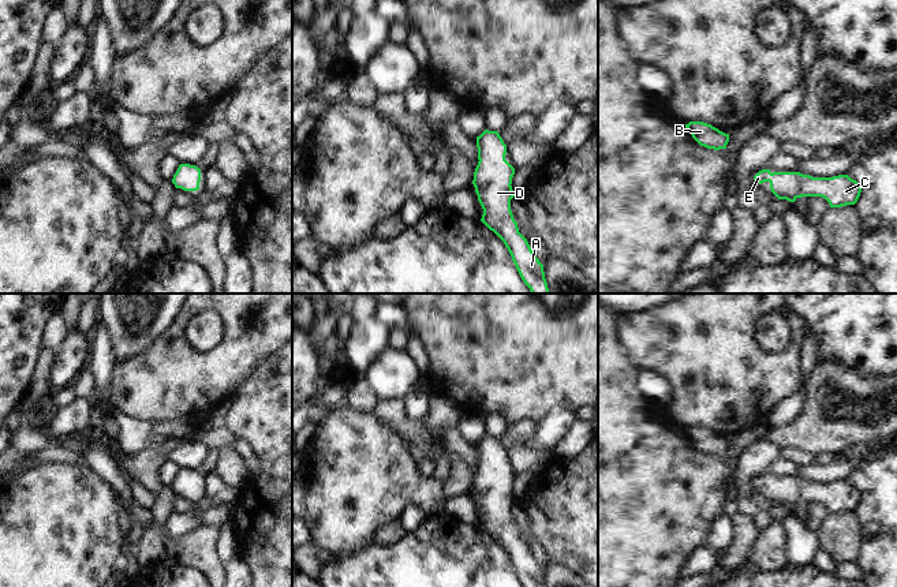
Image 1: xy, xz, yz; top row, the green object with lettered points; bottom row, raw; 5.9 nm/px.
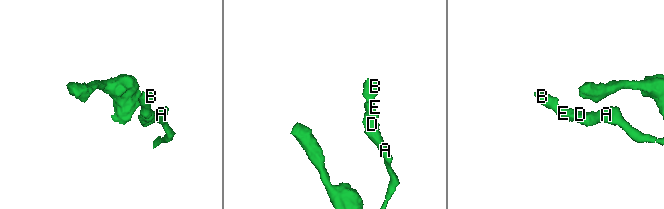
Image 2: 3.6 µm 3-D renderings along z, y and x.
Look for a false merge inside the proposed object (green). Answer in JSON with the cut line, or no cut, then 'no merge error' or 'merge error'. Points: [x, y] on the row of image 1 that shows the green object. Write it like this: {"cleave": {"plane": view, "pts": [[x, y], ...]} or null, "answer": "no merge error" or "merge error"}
{"cleave": null, "answer": "no merge error"}

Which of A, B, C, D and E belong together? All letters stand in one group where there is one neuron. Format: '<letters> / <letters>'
A B C D E

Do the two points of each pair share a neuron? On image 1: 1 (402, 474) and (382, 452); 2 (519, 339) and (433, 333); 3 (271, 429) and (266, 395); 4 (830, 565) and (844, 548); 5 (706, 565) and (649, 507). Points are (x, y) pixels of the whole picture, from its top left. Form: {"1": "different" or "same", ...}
{"1": "same", "2": "same", "3": "same", "4": "different", "5": "different"}

